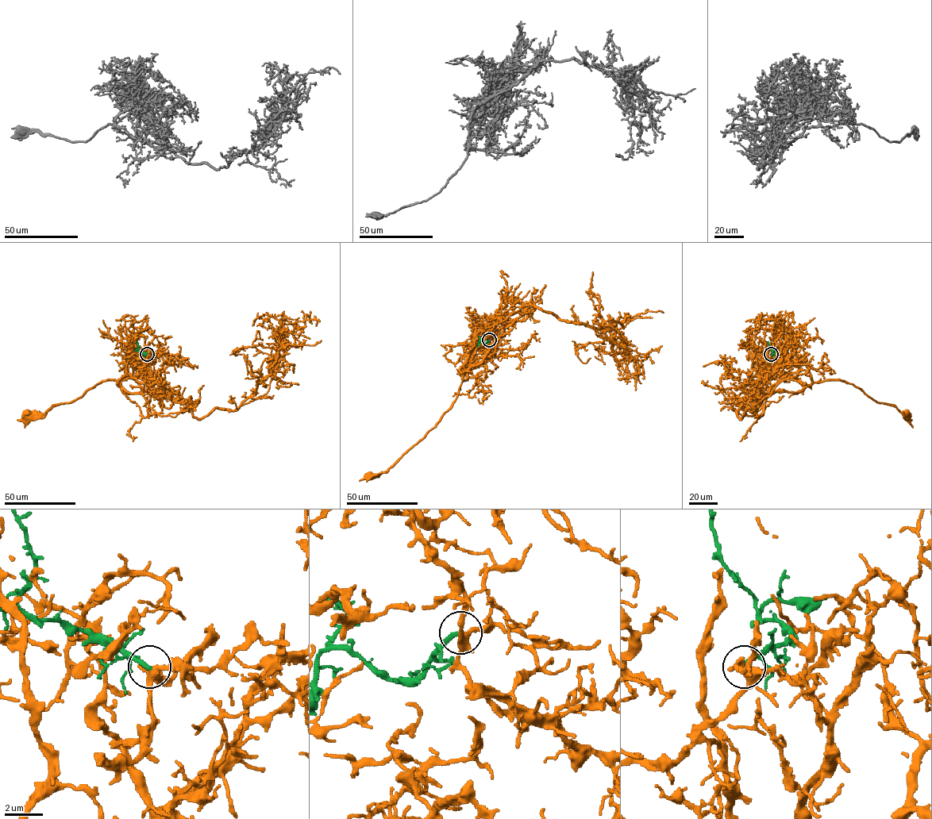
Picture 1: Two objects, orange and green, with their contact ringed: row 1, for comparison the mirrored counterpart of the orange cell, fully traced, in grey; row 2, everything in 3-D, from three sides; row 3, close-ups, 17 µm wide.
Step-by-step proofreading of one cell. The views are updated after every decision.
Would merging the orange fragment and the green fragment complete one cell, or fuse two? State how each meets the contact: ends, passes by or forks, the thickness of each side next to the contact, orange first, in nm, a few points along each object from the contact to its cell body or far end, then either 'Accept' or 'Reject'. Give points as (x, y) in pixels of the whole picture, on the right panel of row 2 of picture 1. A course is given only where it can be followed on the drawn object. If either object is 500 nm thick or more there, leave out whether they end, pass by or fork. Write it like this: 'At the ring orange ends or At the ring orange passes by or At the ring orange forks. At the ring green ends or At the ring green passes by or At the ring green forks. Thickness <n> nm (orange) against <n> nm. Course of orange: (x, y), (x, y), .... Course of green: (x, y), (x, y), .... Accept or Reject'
At the ring orange forks. At the ring green ends. Thickness 340 nm (orange) against 240 nm. Course of orange: (771, 354), (760, 367), (758, 359), (775, 373), (791, 376), (805, 386), (843, 380), (876, 401), (908, 413). Course of green: (771, 354), (774, 351), (767, 342). Reject

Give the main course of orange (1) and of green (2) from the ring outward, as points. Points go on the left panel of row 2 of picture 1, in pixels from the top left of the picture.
1: (147, 354), (142, 367), (136, 359), (132, 373), (119, 386), (104, 380), (71, 401), (27, 413)
2: (147, 354), (137, 349), (136, 342)

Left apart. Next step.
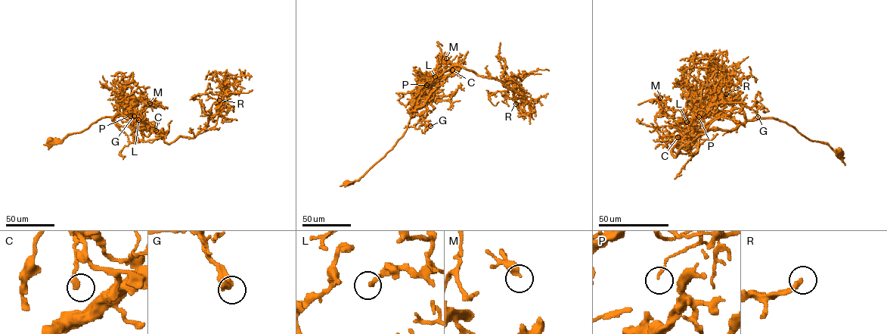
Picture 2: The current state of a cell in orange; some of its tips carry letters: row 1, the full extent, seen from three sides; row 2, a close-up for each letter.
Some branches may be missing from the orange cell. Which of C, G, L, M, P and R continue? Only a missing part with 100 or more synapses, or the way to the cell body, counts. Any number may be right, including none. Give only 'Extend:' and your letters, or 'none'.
Extend: G, R

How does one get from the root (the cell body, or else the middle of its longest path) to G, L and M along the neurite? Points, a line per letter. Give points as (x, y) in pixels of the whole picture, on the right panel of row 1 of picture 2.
G: (841, 151), (810, 141), (784, 121), (772, 117), (747, 120), (742, 101), (749, 107), (758, 105), (758, 117)
L: (841, 151), (772, 117), (739, 124), (721, 113), (686, 123), (678, 118), (686, 122)
M: (841, 151), (772, 117), (739, 124), (724, 114), (708, 113), (680, 123), (660, 105), (665, 99), (660, 98)

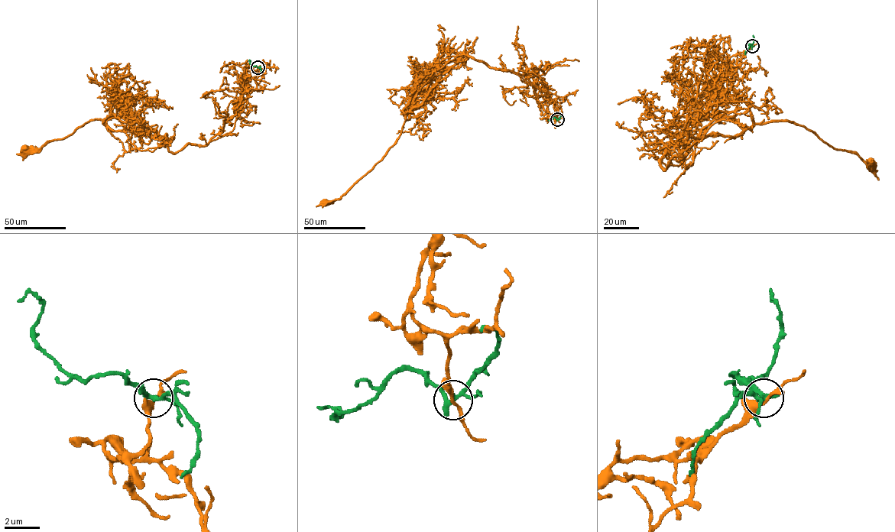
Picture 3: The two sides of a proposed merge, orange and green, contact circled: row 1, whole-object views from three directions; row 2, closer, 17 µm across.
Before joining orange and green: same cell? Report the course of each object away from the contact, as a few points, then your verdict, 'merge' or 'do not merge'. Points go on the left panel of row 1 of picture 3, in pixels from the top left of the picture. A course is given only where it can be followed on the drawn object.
orange via (258, 67), (245, 105), (205, 145), (171, 153), (155, 130), (113, 131), (95, 119), (40, 148), (25, 148) | green via (258, 67), (252, 66), (248, 60) | do not merge

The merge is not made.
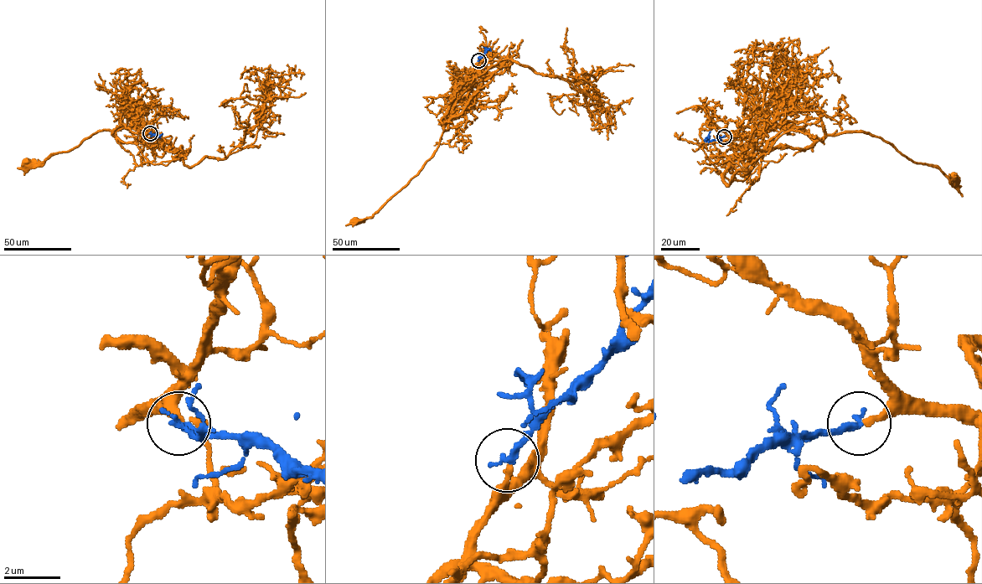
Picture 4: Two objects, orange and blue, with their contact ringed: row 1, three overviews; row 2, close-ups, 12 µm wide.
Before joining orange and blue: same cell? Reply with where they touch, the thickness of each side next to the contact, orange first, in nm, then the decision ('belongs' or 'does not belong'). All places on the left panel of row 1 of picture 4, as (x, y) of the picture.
place (150, 133); calibres 240 and 240 nm; belongs

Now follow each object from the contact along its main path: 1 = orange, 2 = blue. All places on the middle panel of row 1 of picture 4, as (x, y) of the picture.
1: (478, 60), (472, 71), (455, 88), (453, 101), (441, 121), (443, 131), (434, 153), (371, 216), (355, 222)
2: (478, 60), (487, 49), (485, 48), (486, 51)

